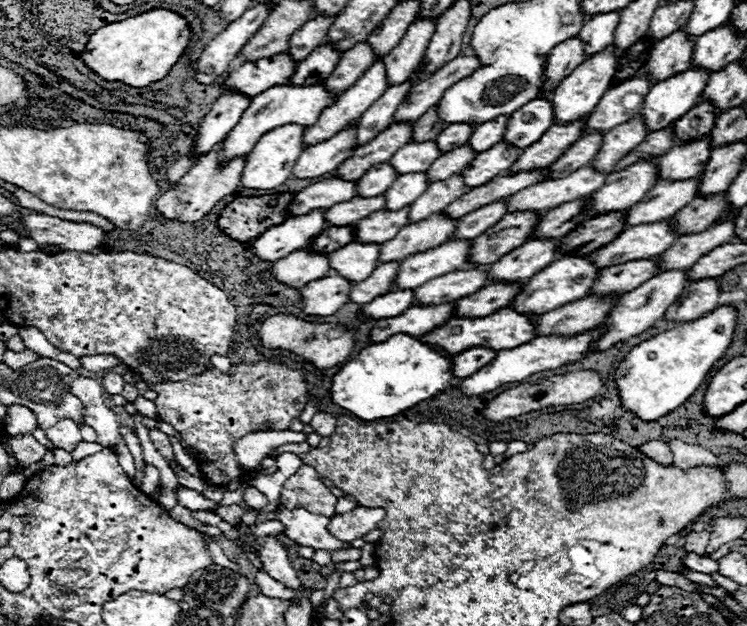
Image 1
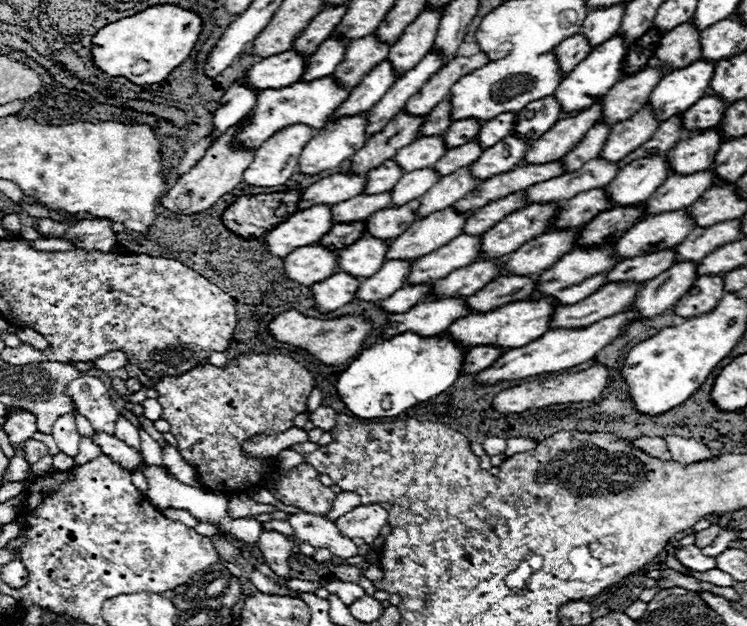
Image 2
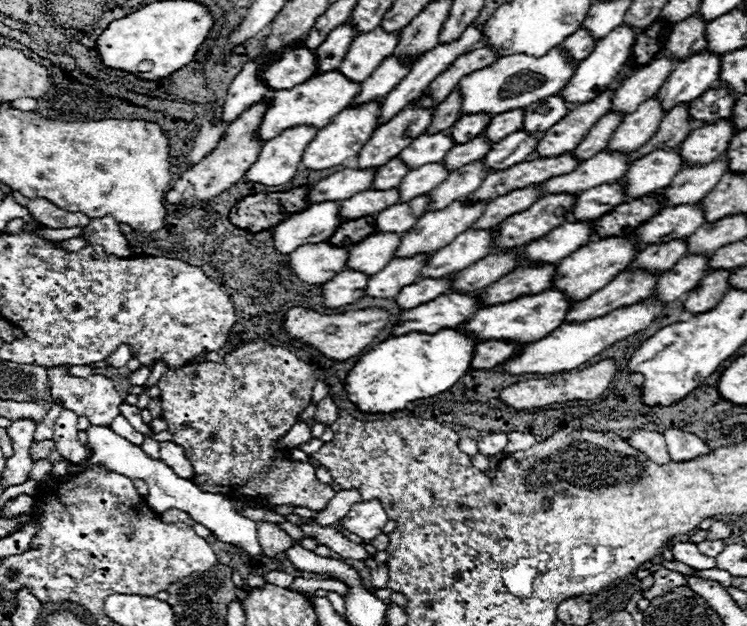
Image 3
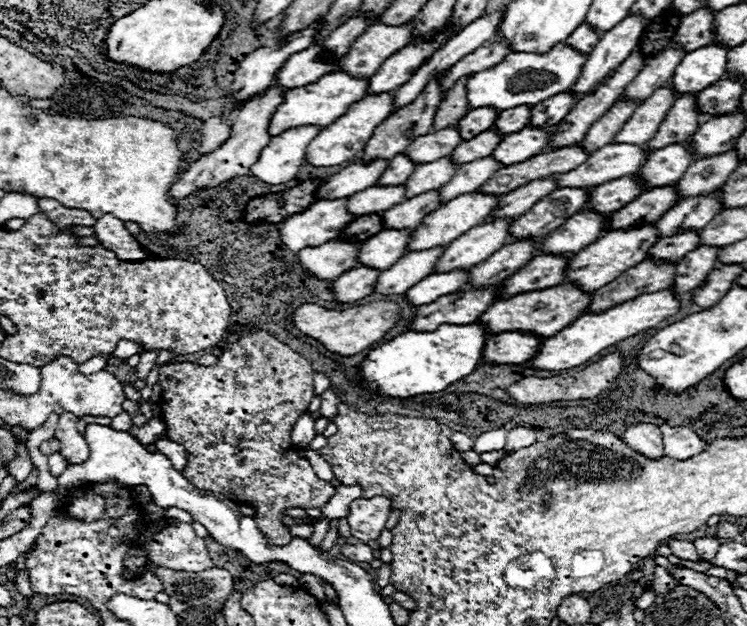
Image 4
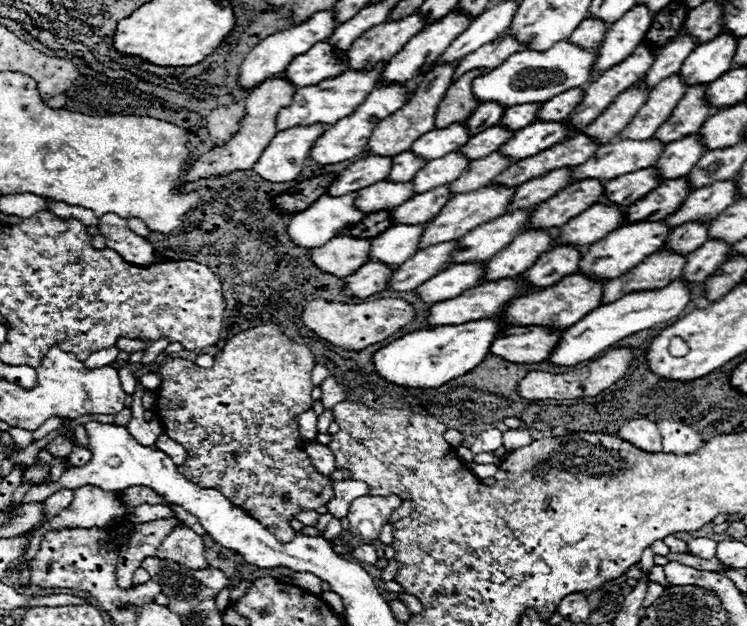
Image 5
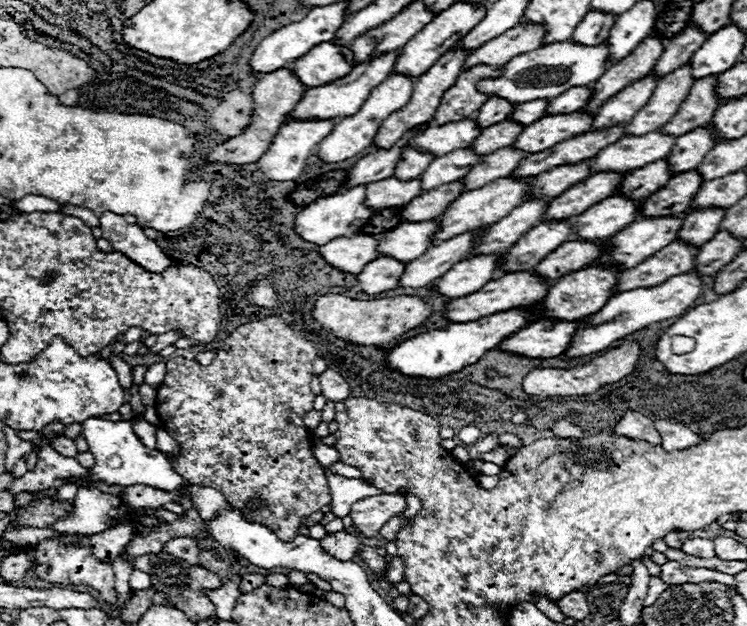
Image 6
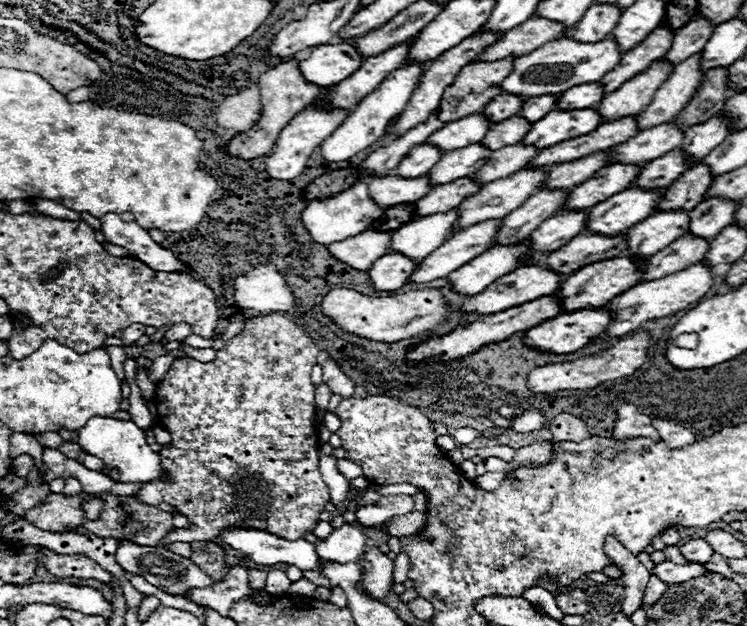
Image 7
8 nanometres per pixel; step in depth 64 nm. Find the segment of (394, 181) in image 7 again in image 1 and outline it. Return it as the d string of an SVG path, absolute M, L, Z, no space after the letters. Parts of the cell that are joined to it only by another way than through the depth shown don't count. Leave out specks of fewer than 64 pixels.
M354 196L352 200L348 202L340 202L340 204L334 204L332 208L326 210L324 214L324 220L326 220L326 226L350 226L350 224L356 224L358 220L366 218L368 214L376 212L376 210L382 210L386 204L386 198L358 198Z

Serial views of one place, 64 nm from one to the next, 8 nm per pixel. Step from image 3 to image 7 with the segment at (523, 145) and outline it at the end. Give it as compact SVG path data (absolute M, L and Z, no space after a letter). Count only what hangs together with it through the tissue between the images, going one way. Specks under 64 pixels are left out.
M592 108L586 110L554 110L542 118L542 122L534 122L530 132L522 138L522 144L536 146L540 150L550 148L558 142L584 136L600 126L600 114Z

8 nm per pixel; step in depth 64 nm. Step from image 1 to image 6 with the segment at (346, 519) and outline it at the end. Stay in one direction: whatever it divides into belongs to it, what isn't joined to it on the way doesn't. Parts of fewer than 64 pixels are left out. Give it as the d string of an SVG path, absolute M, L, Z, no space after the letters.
M380 494L368 496L352 504L350 518L352 526L366 538L372 538L380 532L380 528L394 516L406 510L406 498L400 494Z

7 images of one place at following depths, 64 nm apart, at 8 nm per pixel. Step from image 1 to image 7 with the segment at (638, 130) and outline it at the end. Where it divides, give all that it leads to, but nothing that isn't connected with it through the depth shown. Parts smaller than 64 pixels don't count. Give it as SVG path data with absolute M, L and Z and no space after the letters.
M700 54L690 56L686 62L678 64L670 78L658 88L652 102L638 114L636 124L638 130L648 130L652 126L664 124L672 120L680 110L690 102L690 98L696 94L696 86L700 84L702 72L700 72Z

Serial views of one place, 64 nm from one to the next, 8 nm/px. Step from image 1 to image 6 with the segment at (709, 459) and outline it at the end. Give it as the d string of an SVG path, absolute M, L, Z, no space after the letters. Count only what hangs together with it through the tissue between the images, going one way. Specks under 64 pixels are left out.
M656 420L654 426L656 426L656 430L658 430L660 436L662 436L662 448L664 448L666 452L686 450L686 448L690 448L690 446L700 444L698 434L694 434L690 428L686 428L686 426L682 426L682 424L668 422L668 420Z

